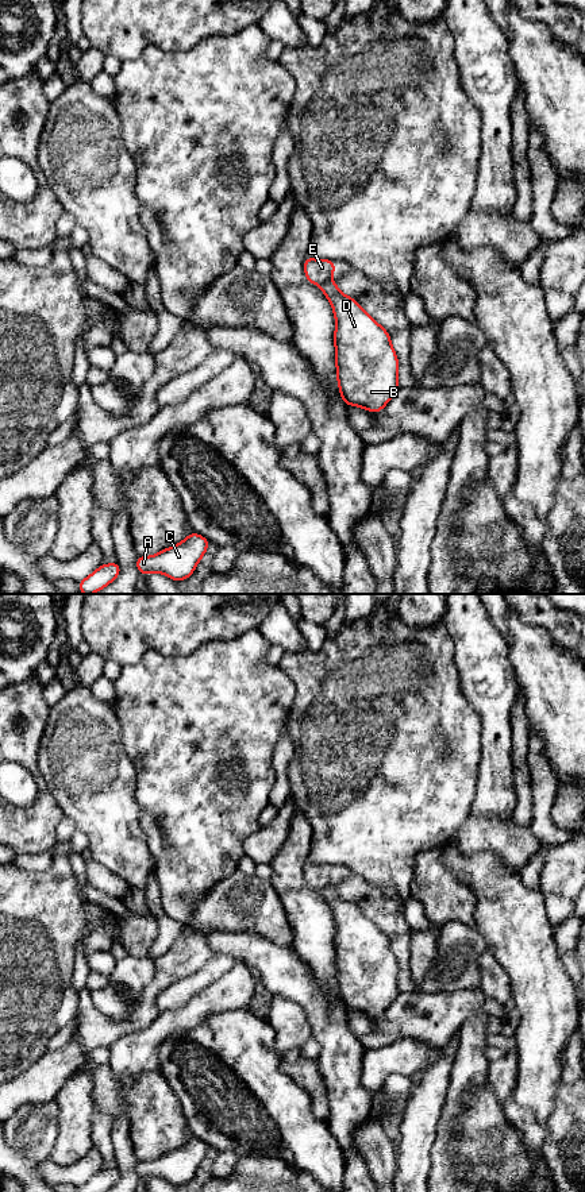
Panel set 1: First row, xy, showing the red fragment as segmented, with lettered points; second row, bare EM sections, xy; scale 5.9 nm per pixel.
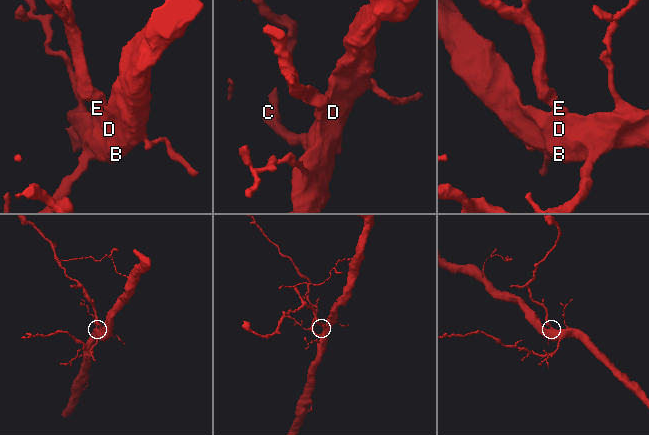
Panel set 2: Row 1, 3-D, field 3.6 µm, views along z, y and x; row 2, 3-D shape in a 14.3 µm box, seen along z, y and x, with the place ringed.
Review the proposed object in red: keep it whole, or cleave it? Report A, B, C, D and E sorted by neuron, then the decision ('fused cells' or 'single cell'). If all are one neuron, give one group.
A B C D / E; fused cells

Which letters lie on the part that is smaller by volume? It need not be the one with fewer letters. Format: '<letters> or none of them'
E

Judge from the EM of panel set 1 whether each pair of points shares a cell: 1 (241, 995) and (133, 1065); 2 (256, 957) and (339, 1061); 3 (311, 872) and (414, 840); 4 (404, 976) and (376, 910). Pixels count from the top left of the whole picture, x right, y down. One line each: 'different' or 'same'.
1: same
2: same
3: different
4: same

